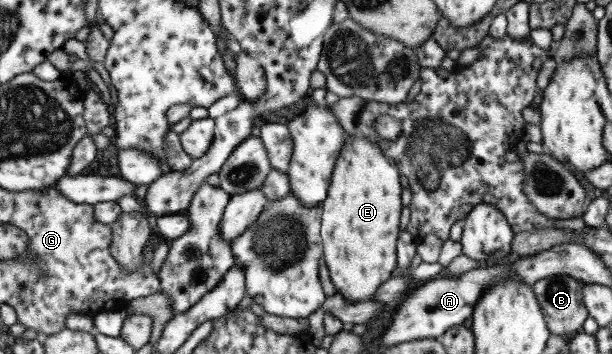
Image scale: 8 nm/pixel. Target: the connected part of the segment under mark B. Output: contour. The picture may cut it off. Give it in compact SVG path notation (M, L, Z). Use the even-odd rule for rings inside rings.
M560 274L534 281L532 291L550 333L569 337L580 331L582 322L588 318L582 303L582 284L582 281Z

